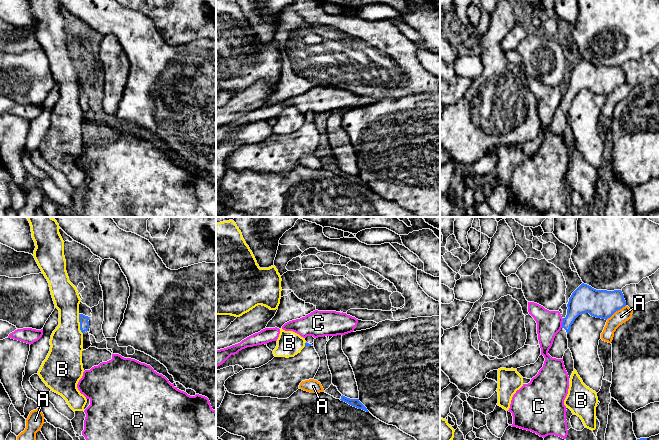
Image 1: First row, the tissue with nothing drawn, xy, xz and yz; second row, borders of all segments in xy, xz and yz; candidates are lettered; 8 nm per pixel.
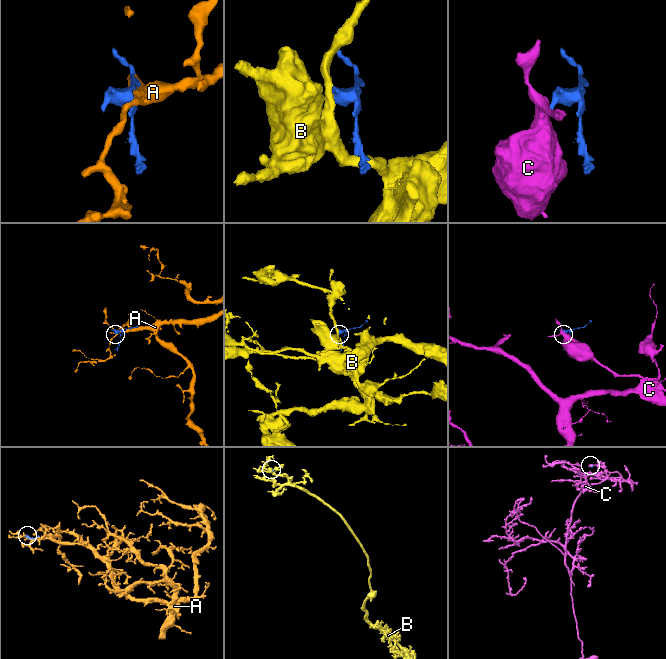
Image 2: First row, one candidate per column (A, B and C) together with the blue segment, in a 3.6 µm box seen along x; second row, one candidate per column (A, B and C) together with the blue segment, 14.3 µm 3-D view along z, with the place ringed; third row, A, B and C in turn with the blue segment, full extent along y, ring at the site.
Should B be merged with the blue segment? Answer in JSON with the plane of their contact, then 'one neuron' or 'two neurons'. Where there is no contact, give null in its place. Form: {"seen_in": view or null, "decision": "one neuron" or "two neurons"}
{"seen_in": "xy", "decision": "two neurons"}

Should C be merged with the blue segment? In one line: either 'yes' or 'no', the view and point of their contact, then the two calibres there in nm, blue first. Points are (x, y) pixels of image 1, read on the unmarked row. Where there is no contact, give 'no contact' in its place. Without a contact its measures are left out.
no; contact yz (562, 99); calibres 200 and 200 nm

